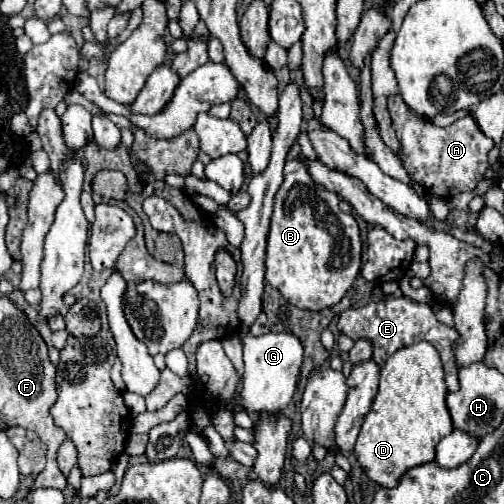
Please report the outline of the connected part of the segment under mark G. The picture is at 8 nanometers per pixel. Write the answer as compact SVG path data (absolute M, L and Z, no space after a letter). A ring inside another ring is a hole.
M270 332L262 336L244 334L244 390L234 406L238 410L254 410L254 412L282 412L282 408L292 400L296 390L296 382L300 376L304 346L294 332Z

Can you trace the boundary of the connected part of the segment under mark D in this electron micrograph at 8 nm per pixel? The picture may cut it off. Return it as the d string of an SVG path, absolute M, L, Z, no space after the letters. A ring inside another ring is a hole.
M430 342L400 348L386 360L380 370L378 394L370 412L364 416L356 440L358 462L372 482L384 488L396 488L404 472L434 460L436 444L454 430L446 408L446 394L444 368Z

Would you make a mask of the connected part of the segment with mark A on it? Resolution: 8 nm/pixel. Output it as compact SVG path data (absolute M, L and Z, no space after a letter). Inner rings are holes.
M400 96L388 98L388 112L402 146L402 164L406 166L408 174L412 174L412 178L416 178L416 182L426 188L428 194L450 200L460 192L474 190L476 184L484 178L488 168L488 152L492 150L494 142L480 132L474 118L468 116L456 120L448 128L440 128L416 118L404 106L404 102L400 102Z

